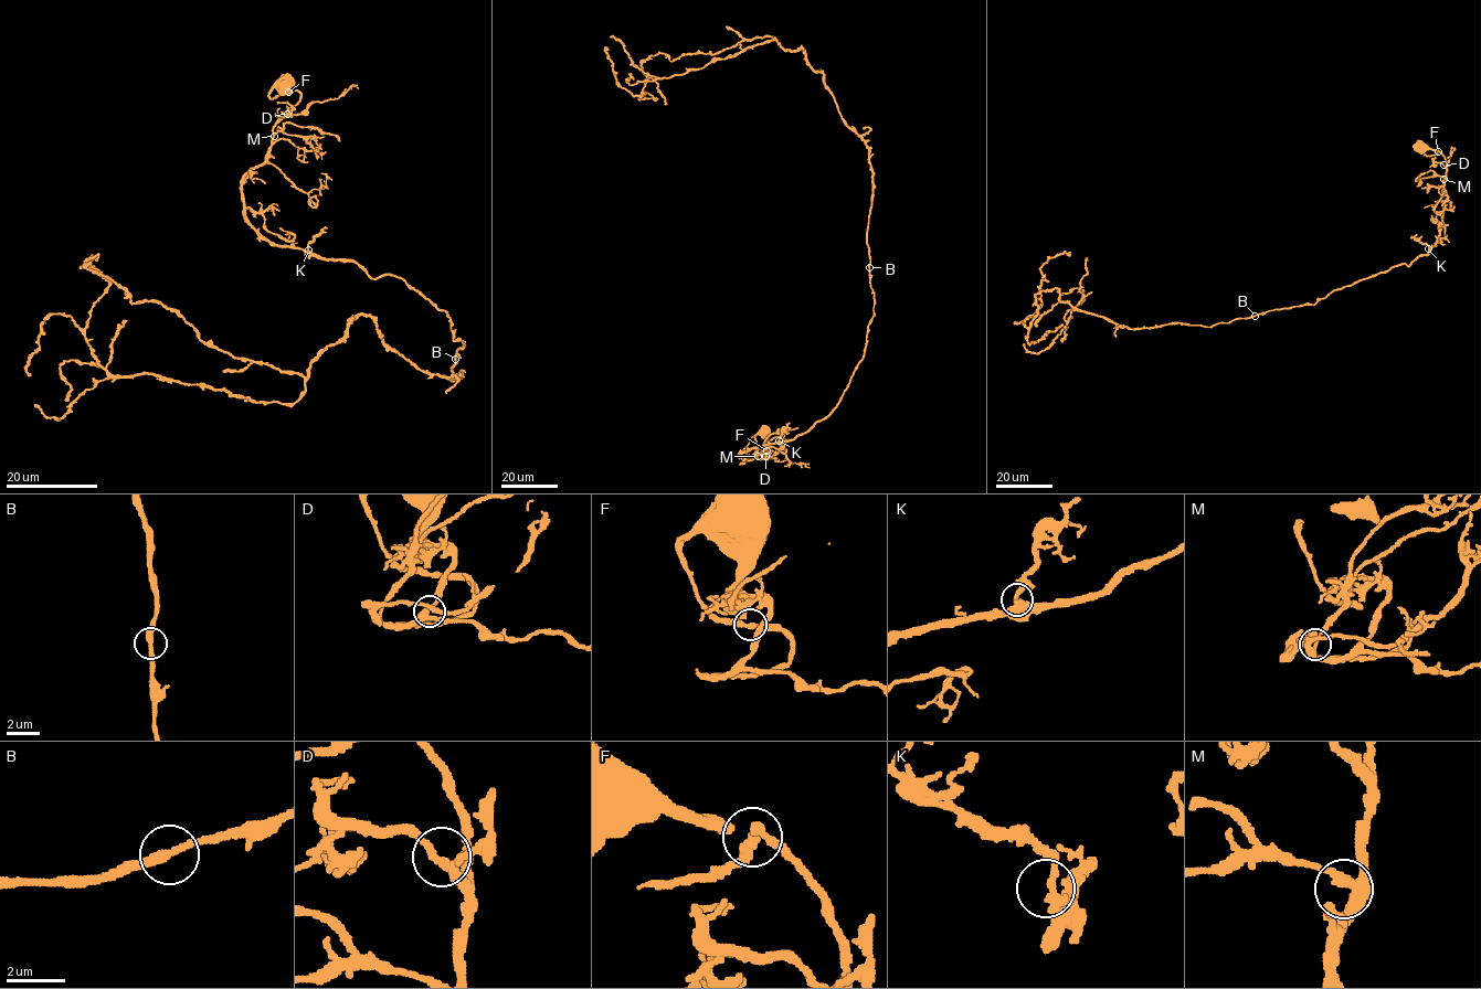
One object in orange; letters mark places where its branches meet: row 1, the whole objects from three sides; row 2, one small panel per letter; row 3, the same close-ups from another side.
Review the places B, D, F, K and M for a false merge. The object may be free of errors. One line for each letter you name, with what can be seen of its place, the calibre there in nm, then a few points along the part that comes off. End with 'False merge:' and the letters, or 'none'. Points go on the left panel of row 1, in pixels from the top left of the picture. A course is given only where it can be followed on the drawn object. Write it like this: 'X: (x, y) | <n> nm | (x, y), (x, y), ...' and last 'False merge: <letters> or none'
False merge: none

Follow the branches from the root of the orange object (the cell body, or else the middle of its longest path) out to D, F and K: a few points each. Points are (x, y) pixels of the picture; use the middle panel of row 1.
D: (765, 432), (764, 448), (773, 453), (771, 458), (763, 458), (765, 456)
F: (765, 432), (767, 450)
K: (765, 432), (764, 448), (771, 450), (773, 456), (742, 459), (738, 455), (779, 440)

